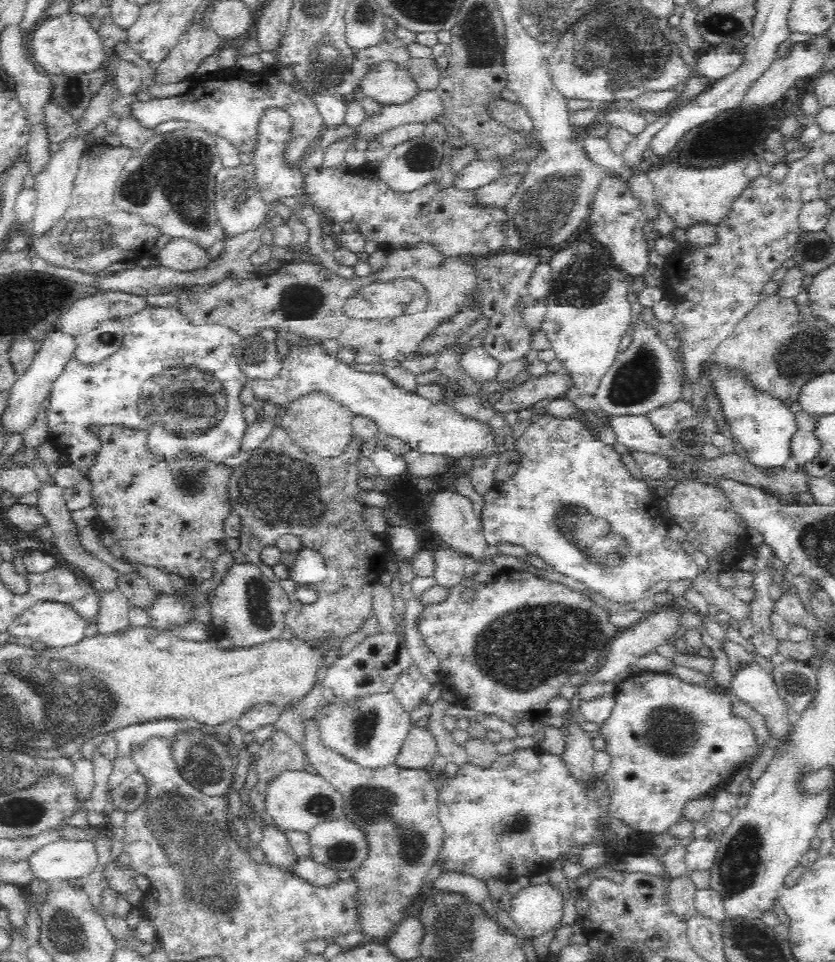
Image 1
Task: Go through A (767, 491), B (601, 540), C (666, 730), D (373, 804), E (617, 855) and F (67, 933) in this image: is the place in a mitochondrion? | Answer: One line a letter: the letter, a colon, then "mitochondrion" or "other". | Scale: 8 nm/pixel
A: other
B: mitochondrion
C: mitochondrion
D: mitochondrion
E: other
F: mitochondrion

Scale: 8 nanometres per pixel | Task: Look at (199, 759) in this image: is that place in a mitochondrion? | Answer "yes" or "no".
yes

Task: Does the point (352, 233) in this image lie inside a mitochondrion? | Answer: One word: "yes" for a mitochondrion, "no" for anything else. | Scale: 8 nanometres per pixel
no

